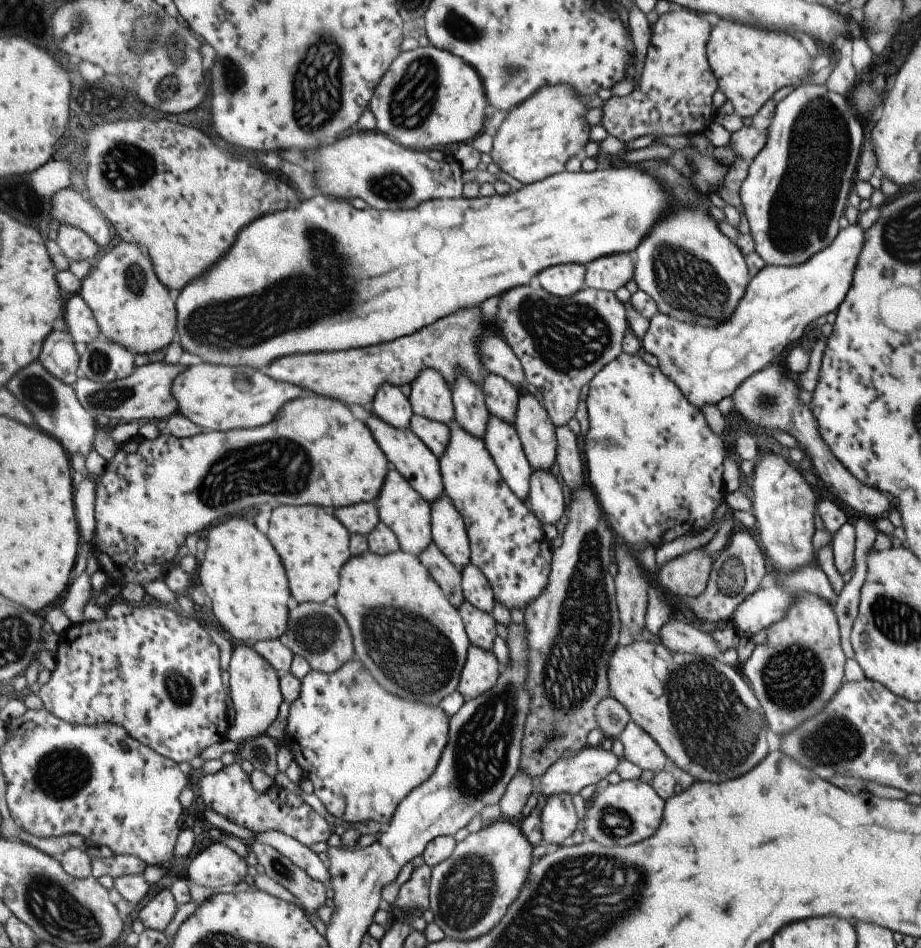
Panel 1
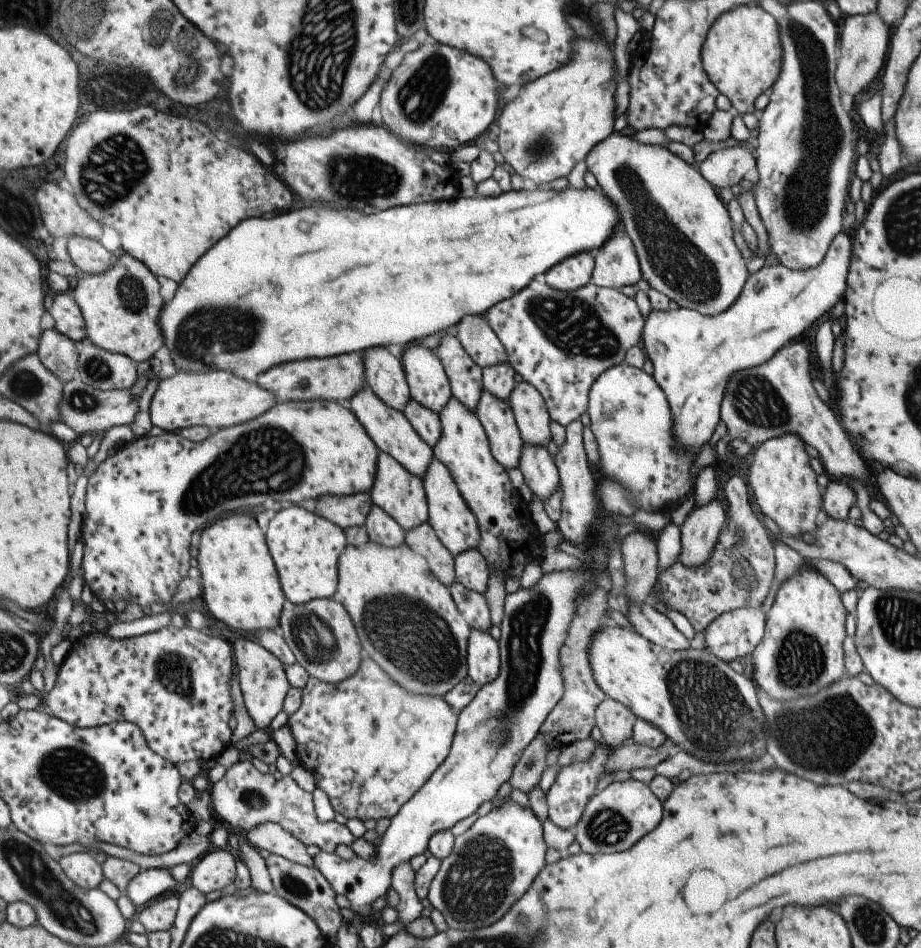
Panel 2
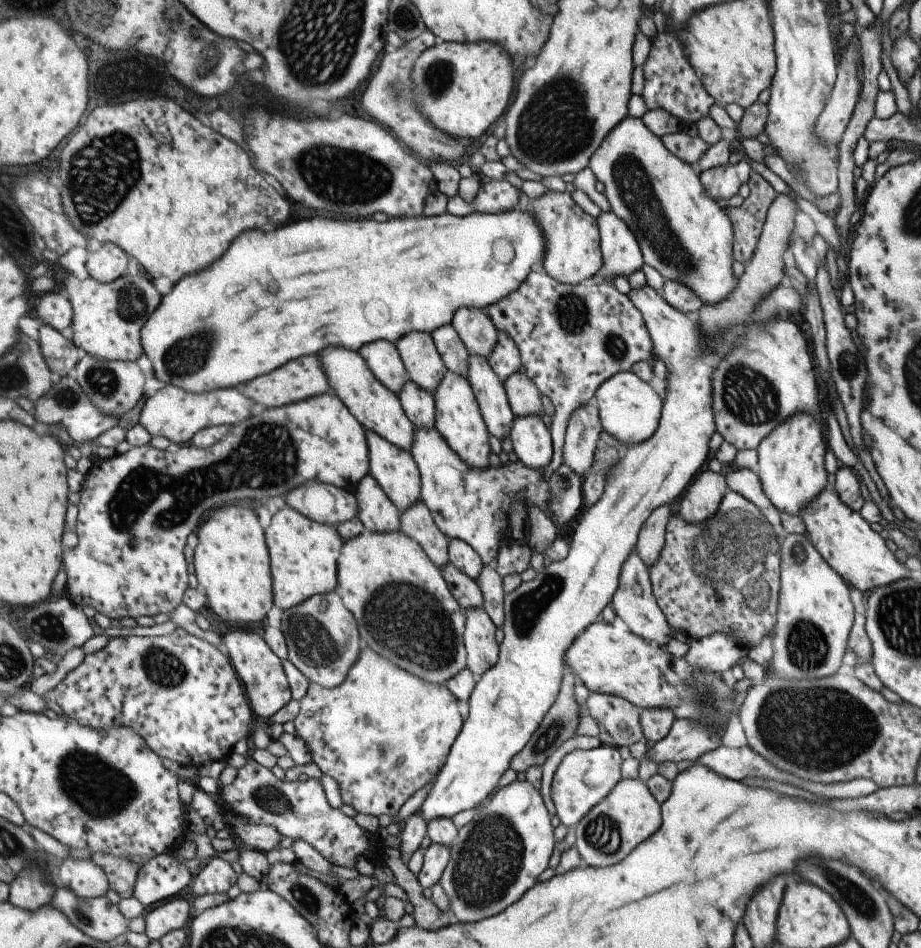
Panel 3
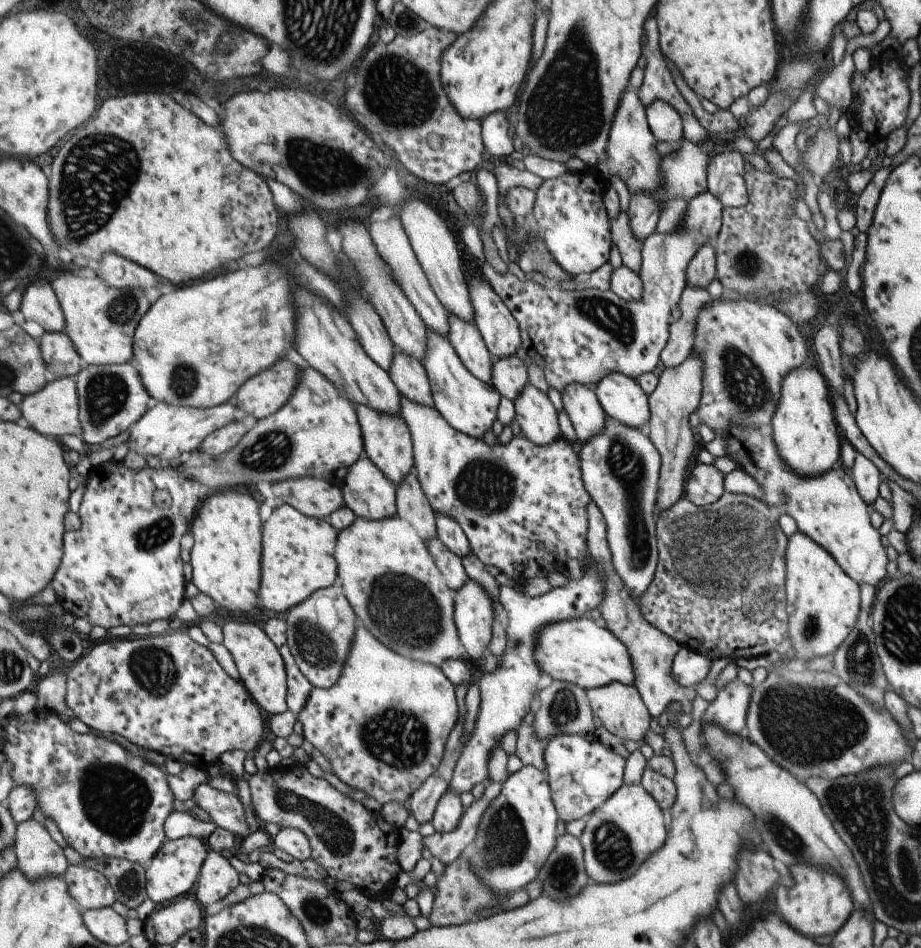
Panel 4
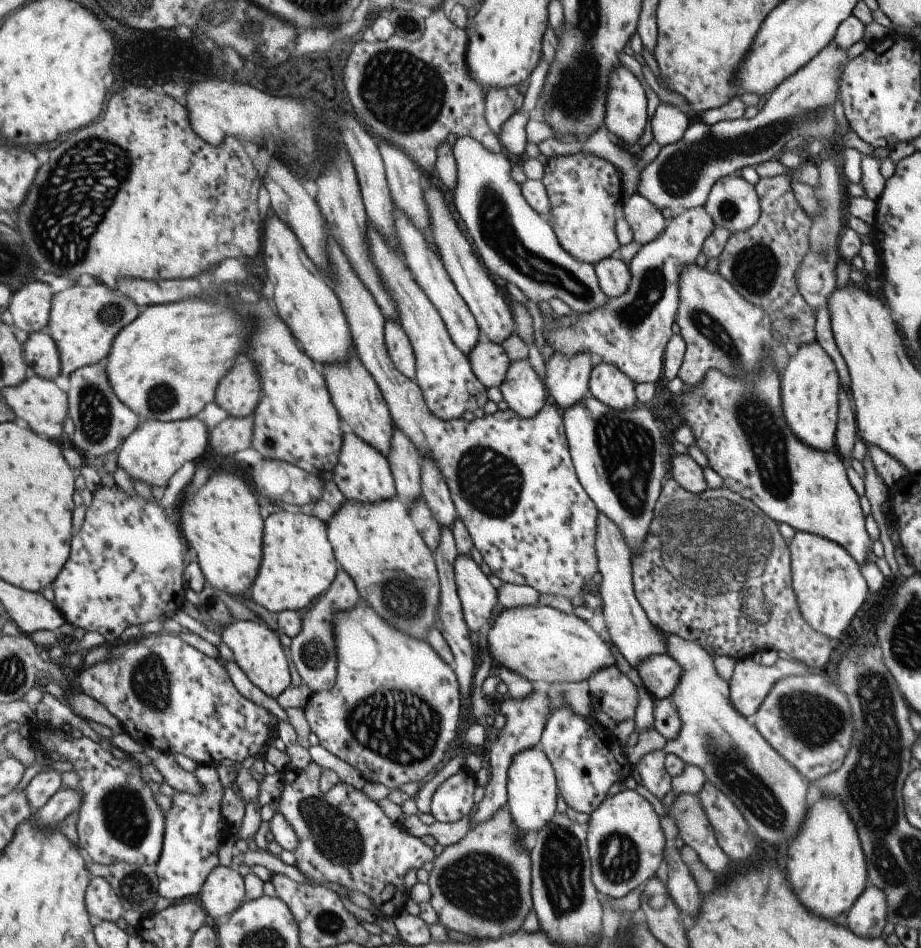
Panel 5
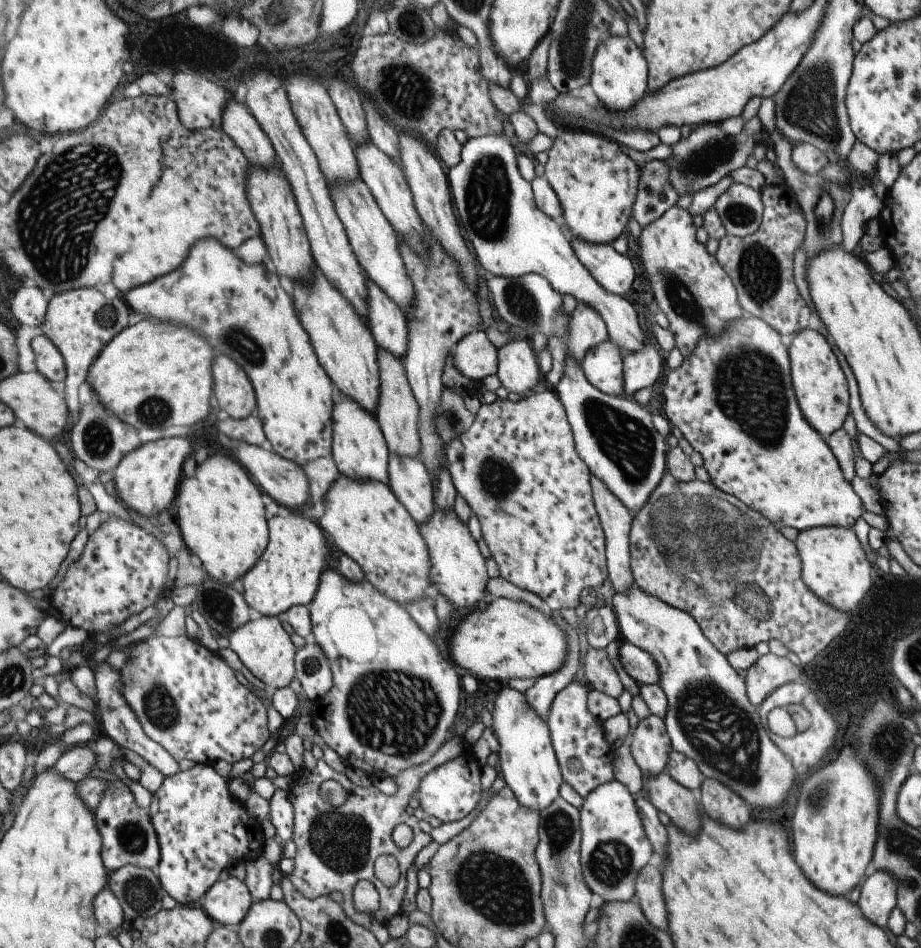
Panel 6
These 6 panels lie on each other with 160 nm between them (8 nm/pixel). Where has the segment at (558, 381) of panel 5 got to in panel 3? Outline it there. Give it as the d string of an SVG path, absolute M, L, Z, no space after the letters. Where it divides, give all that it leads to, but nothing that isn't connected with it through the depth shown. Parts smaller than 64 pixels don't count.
M592 401L578 406L569 414L562 446L562 464L569 466L580 479L591 466L601 431L598 410Z

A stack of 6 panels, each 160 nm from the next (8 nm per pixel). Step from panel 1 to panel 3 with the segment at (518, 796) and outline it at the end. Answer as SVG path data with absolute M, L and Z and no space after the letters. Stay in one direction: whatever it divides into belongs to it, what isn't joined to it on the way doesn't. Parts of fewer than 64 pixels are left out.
M567 670L563 673L559 692L553 701L553 704L549 707L549 710L543 716L543 720L539 722L537 730L531 734L531 738L525 742L525 746L514 754L509 761L508 766L511 767L515 772L525 772L529 766L539 766L547 760L547 757L551 756L563 741L573 737L575 734L575 728L579 724L579 719L582 716L580 712L580 706L574 697L574 684L575 676Z

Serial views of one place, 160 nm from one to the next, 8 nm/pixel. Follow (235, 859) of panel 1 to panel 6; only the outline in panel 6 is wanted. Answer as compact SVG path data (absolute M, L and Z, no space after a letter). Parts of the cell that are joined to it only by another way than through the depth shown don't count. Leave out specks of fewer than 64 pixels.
M229 876L212 886L205 896L203 909L215 924L233 924L238 927L254 902L248 884L237 877Z

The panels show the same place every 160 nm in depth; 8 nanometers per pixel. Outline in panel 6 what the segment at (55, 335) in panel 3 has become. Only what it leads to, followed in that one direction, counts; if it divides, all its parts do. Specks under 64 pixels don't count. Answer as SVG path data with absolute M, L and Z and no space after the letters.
M42 334L31 340L31 347L35 354L37 370L44 374L51 382L65 383L68 370L64 355L60 348L47 335Z

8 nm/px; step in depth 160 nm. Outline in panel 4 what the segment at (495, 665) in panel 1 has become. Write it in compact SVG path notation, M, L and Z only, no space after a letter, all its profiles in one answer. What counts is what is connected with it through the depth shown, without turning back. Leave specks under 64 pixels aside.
M469 579L460 589L456 590L455 596L455 625L460 640L460 645L466 652L469 661L487 654L486 646L492 636L492 622L494 619L494 602L489 593L481 586Z

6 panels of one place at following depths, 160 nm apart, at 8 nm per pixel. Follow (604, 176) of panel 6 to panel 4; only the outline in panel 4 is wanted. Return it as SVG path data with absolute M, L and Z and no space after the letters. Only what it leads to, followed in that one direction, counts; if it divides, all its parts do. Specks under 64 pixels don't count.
M595 168L581 173L568 172L562 176L543 179L536 188L532 213L537 220L537 238L552 259L566 273L586 277L607 262L612 245L610 220L601 202L602 192L610 185Z

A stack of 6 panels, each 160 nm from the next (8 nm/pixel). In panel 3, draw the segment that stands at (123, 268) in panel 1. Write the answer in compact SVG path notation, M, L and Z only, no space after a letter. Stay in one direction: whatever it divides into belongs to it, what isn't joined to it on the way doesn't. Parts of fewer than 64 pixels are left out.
M68 273L60 289L72 302L75 320L72 324L73 341L87 354L105 361L133 361L144 354L143 328L156 312L163 297L147 274L125 275L112 283L102 283L91 276L84 281Z

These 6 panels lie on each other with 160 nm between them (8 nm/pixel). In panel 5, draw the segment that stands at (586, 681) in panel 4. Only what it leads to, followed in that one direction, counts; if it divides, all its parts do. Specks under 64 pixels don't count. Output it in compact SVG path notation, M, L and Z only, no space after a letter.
M543 604L499 610L486 633L485 648L492 665L504 666L531 684L585 681L600 668L616 666L609 646L585 621Z

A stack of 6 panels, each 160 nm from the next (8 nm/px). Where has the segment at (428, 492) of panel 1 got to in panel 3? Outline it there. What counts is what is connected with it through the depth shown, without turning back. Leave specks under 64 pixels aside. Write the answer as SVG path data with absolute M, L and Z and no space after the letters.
M333 346L333 350L325 350L319 354L321 366L325 366L325 374L329 374L329 382L333 392L349 407L367 430L372 430L389 439L403 450L411 450L413 446L414 428L401 408L397 393L376 377L364 356L355 350L345 350L343 346Z

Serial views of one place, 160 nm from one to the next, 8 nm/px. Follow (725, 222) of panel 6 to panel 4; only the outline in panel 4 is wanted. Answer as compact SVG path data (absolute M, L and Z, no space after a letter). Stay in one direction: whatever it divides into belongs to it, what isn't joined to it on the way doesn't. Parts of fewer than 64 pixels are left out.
M731 152L708 159L706 192L712 194L722 208L739 208L748 201L743 180L745 160L740 153Z

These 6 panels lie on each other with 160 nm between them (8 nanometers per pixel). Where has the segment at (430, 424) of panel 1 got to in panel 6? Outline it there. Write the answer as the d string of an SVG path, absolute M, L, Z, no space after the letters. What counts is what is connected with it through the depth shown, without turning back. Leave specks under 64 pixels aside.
M367 274L368 320L379 346L389 349L398 358L404 357L407 331L404 314L387 292Z

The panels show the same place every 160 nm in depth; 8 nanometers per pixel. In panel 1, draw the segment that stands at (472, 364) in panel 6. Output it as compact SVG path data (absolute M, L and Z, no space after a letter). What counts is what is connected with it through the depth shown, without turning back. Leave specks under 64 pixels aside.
M530 392L520 394L516 403L512 425L525 458L532 469L547 471L555 463L555 426L549 420L544 406Z

